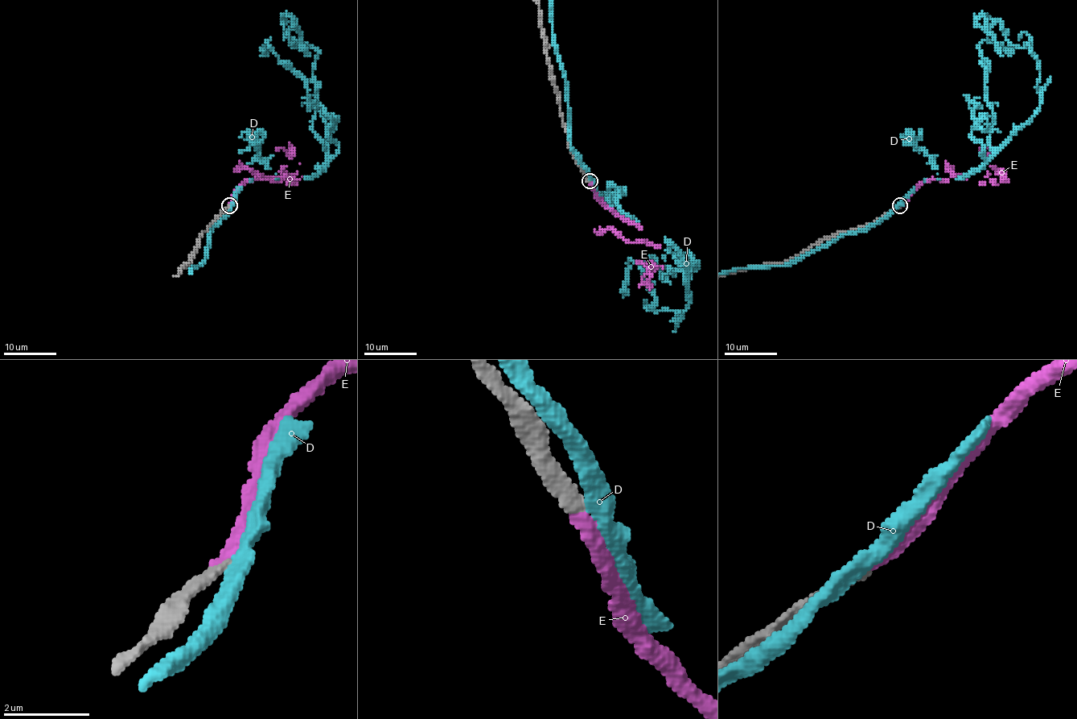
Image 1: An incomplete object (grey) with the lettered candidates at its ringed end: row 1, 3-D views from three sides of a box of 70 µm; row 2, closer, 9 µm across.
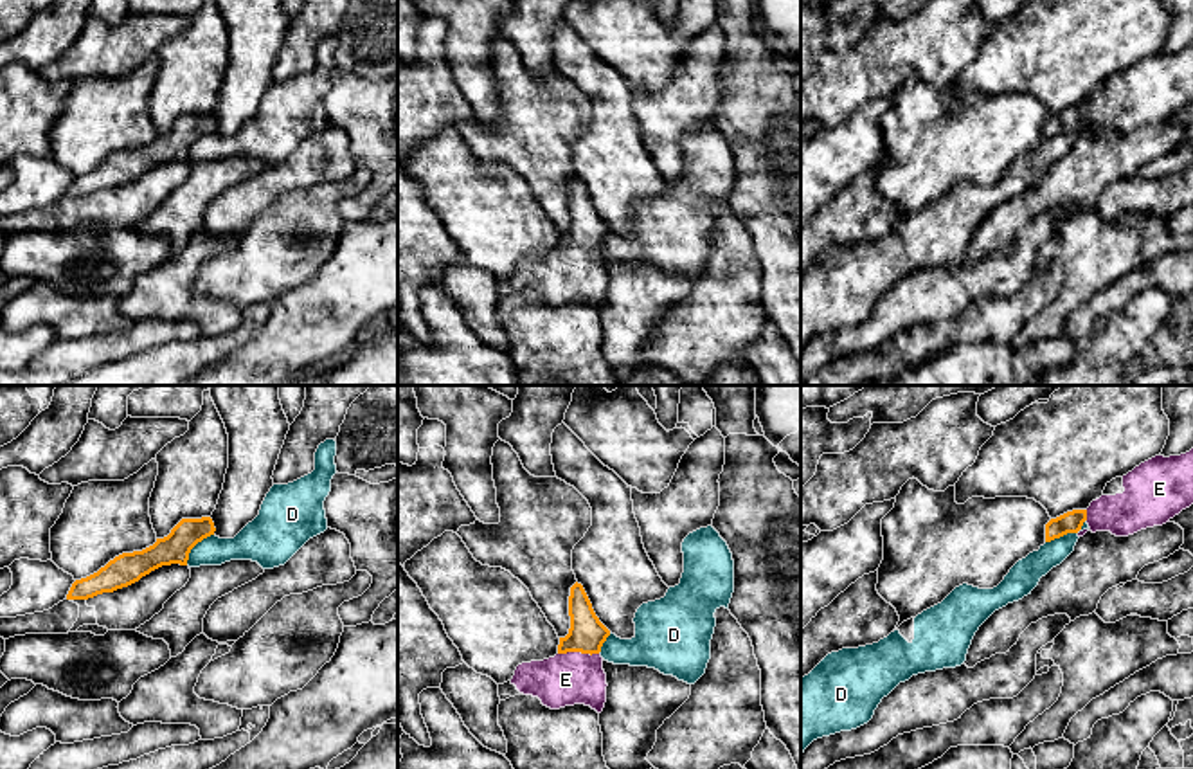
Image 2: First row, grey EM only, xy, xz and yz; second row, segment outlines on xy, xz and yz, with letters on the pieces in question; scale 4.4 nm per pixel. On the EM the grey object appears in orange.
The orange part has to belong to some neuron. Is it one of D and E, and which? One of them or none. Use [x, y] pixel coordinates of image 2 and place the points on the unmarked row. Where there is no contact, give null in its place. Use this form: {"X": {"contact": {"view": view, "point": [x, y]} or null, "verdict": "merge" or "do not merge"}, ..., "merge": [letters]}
{"D": {"contact": {"view": "yz", "point": [1067, 128]}, "verdict": "do not merge"}, "E": {"contact": {"view": "xz", "point": [578, 247]}, "verdict": "merge"}, "merge": ["E"]}

